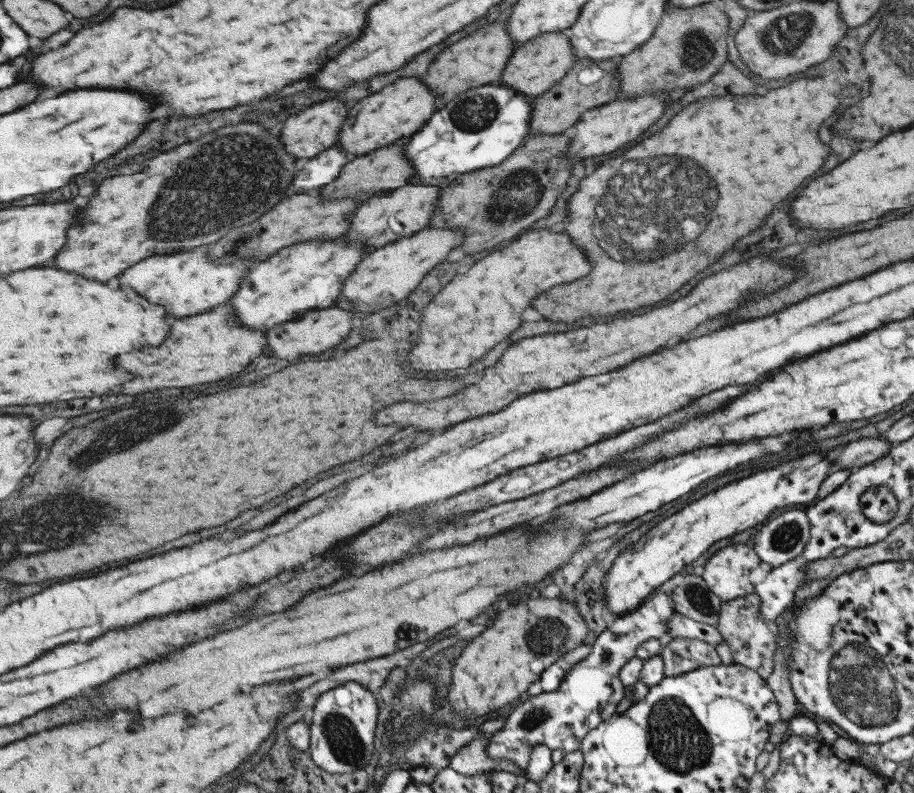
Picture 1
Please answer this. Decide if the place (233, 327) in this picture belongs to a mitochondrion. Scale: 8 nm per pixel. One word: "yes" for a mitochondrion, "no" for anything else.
no

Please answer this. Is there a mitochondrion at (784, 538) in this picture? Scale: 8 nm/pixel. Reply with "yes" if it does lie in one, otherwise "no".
yes

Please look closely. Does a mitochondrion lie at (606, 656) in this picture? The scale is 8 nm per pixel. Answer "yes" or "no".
yes

